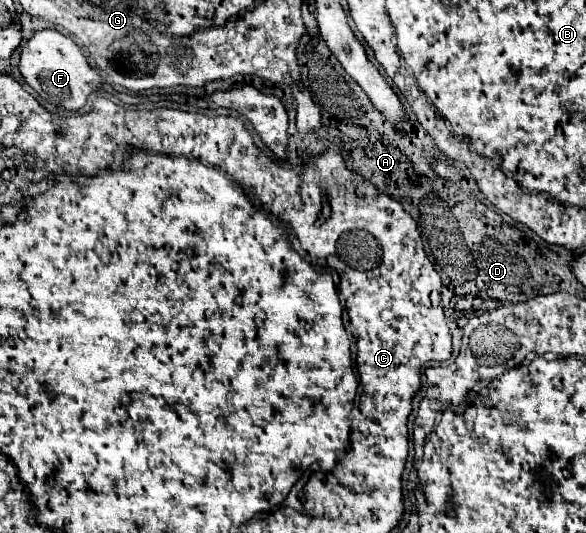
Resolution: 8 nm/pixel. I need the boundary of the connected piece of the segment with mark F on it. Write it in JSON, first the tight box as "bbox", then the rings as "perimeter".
{"bbox":[19,30,101,110],"perimeter":[[[39,30],[27,40],[21,50],[19,72],[43,100],[63,104],[67,110],[79,110],[87,102],[89,94],[101,86],[101,76],[89,66],[79,46],[57,30]]]}

